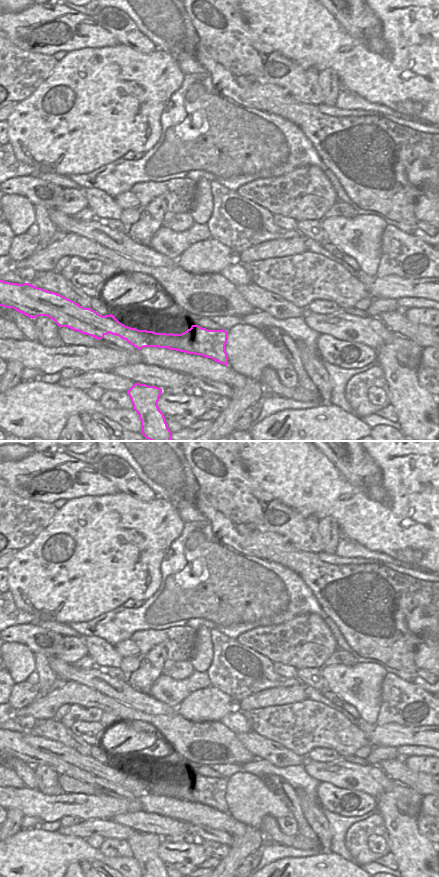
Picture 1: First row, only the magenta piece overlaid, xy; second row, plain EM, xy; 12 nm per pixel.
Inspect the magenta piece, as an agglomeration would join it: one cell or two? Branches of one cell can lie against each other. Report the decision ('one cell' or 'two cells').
two cells

